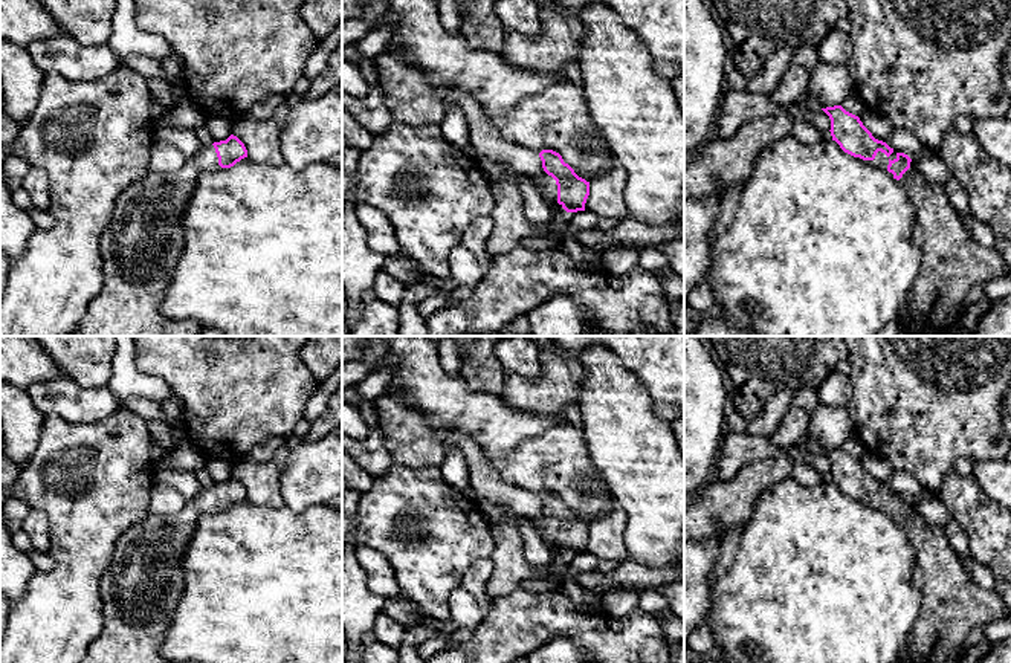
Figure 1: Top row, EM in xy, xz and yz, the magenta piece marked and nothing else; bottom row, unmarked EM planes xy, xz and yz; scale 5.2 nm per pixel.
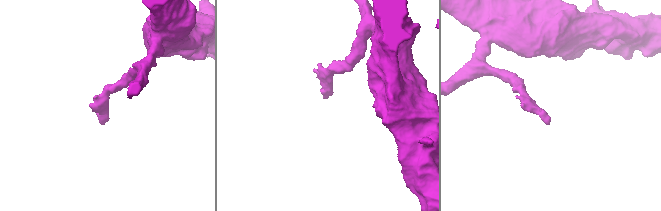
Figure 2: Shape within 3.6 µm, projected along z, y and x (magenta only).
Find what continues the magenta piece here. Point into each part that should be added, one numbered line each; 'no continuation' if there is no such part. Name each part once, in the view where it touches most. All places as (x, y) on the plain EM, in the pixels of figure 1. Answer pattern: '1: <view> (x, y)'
1: yz (881, 503)

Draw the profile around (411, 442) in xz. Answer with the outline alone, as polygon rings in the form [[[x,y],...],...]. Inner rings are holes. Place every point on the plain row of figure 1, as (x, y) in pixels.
[[[383,394],[374,402],[379,428],[385,446],[396,464],[411,467],[440,467],[444,460],[444,446],[423,417],[397,397]]]

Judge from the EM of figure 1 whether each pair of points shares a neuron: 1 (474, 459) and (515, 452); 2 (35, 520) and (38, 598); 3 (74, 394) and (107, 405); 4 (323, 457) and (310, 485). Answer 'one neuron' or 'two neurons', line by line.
1: two neurons
2: two neurons
3: one neuron
4: one neuron

